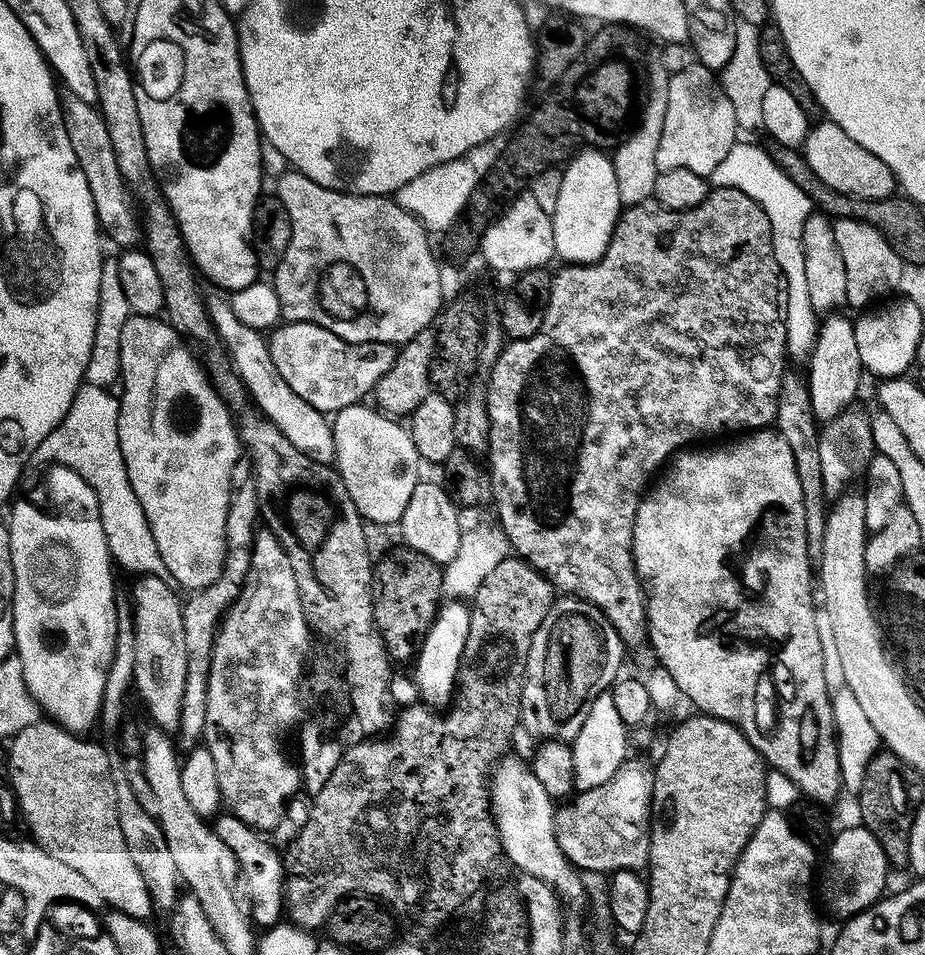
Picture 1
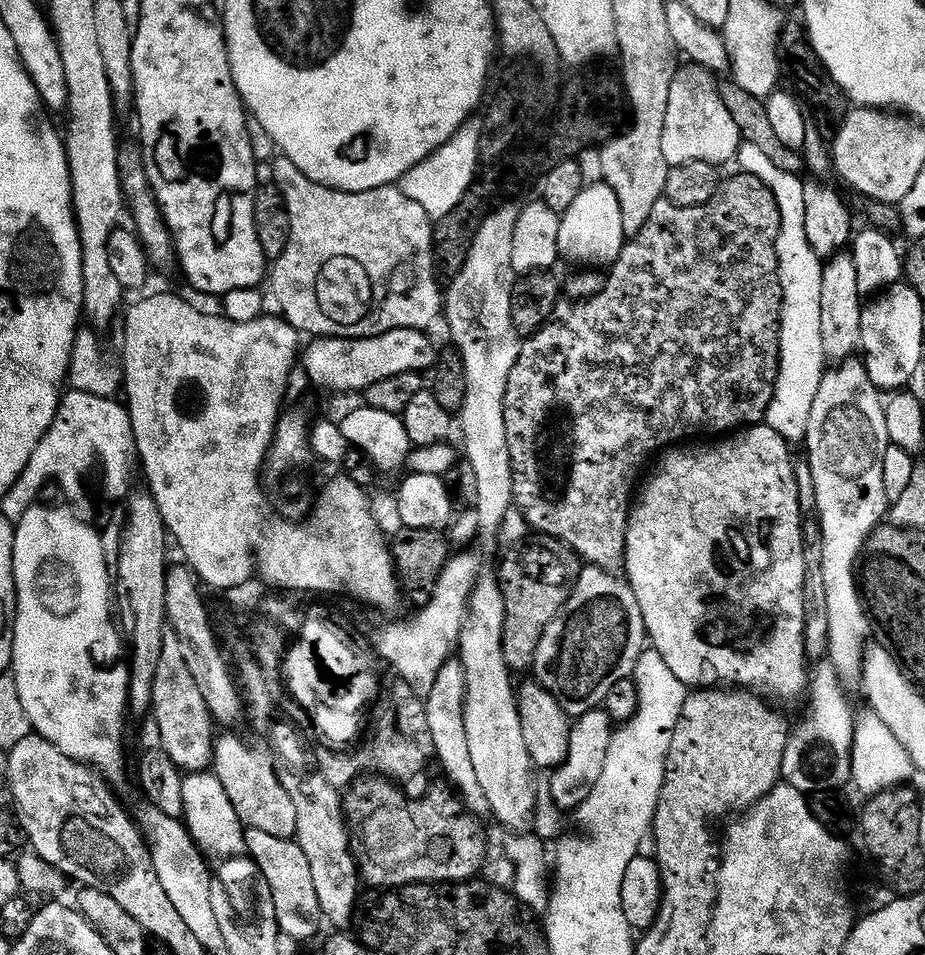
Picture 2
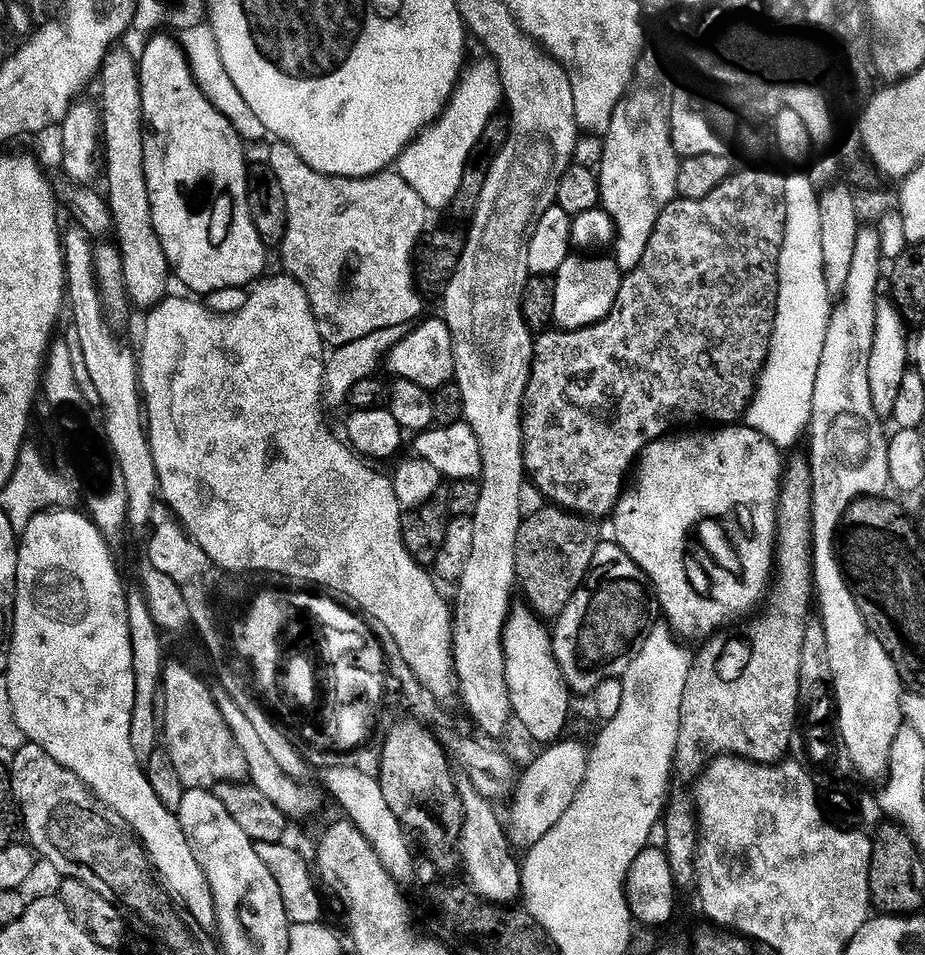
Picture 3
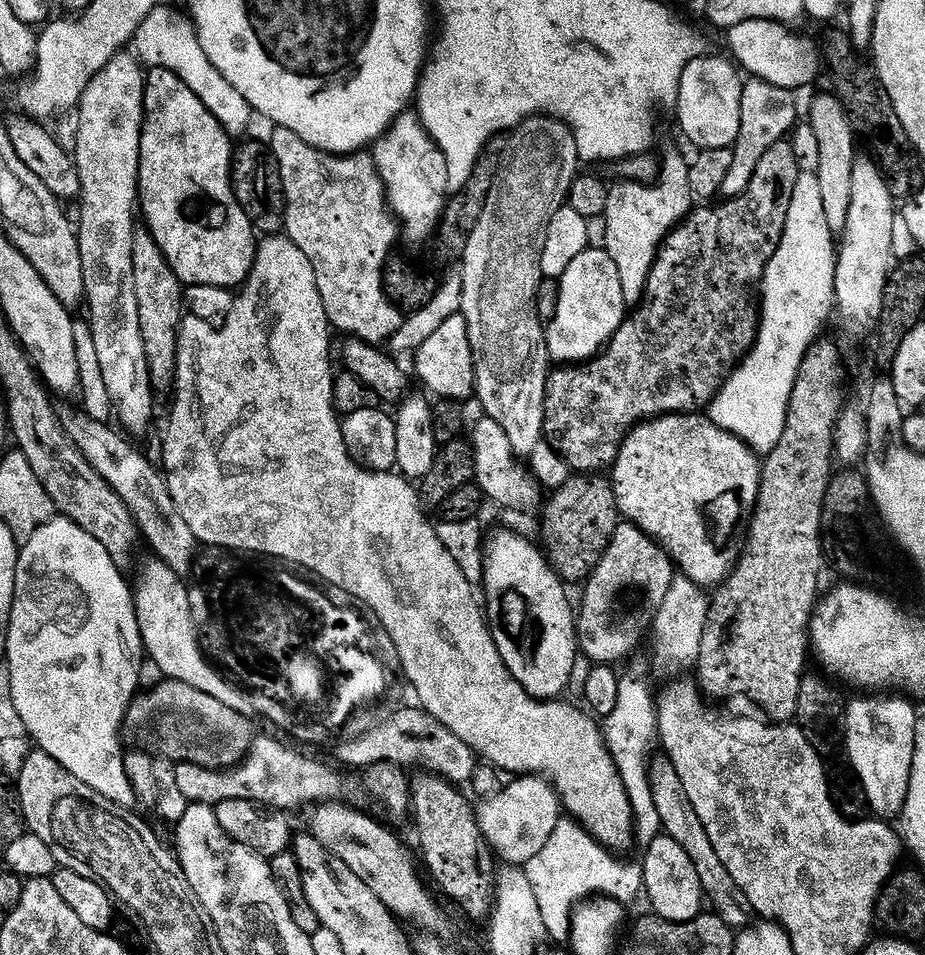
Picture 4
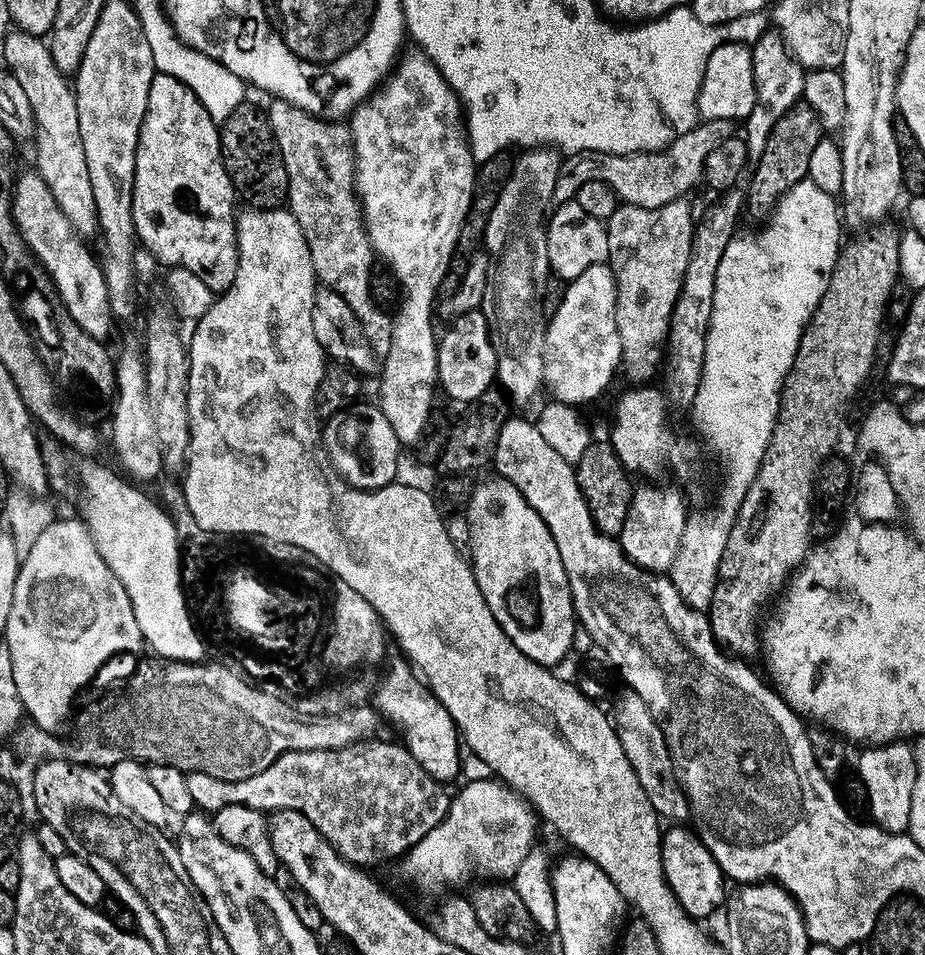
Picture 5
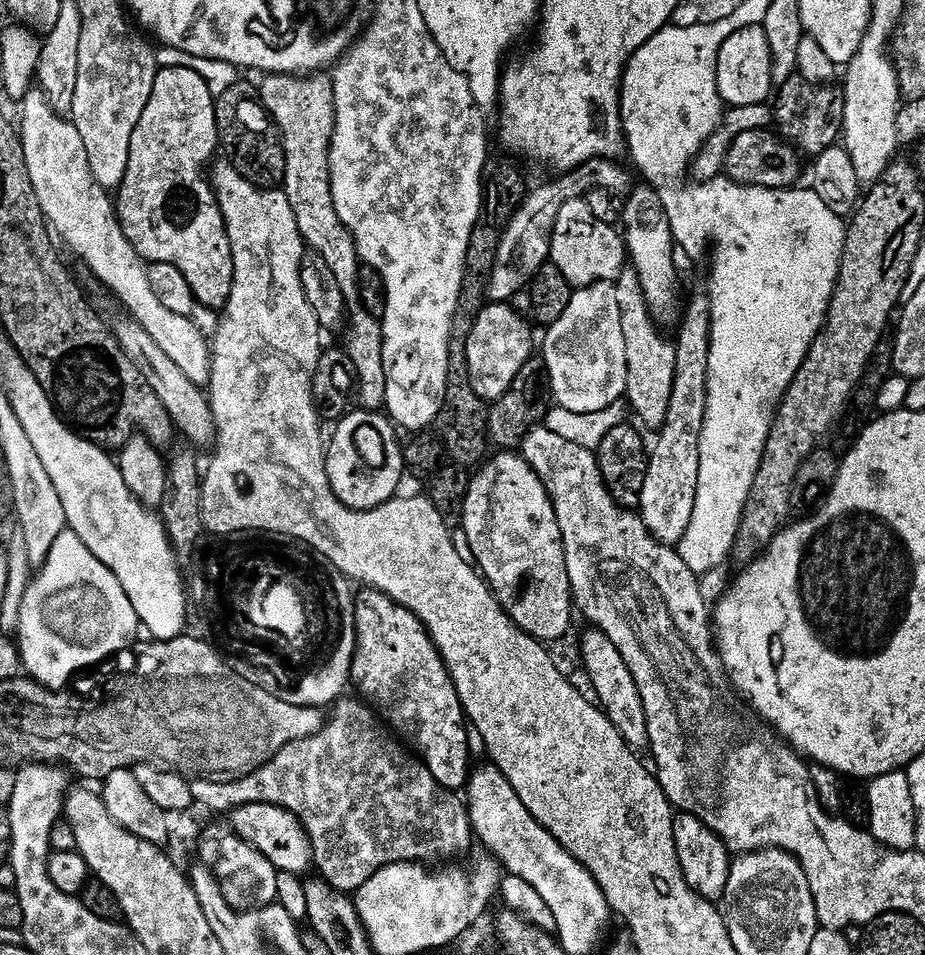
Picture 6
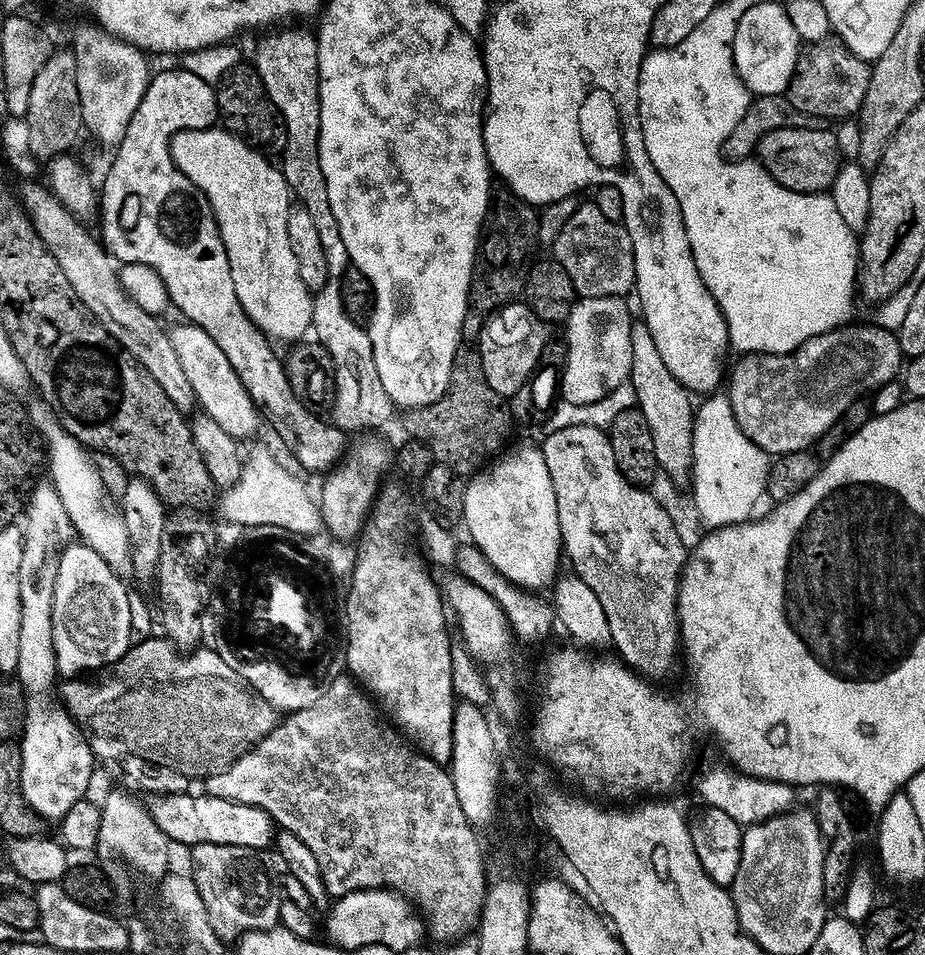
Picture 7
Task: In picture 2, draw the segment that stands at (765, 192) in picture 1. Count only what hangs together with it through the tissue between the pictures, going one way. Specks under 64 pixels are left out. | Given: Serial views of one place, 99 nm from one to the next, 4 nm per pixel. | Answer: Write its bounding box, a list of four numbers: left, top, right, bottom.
[735,141,826,442]

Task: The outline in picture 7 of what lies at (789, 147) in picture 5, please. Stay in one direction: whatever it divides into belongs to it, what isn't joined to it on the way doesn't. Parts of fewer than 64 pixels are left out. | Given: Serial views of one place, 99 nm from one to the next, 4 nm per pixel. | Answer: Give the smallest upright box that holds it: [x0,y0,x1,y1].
[786,38,871,120]

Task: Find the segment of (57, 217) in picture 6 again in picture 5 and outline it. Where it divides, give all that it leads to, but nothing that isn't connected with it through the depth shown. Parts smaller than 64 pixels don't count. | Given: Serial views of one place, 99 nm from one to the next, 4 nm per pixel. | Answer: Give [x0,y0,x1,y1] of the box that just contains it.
[5,30,97,238]

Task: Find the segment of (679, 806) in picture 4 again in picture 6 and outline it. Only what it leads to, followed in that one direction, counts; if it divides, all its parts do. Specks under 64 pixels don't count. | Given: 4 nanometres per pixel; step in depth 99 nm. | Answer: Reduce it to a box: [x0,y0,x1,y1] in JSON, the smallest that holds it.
[580,626,648,750]

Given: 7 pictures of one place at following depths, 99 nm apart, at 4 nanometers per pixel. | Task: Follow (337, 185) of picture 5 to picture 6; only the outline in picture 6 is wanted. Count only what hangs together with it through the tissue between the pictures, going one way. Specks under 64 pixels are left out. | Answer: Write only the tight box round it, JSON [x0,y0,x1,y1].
[258,72,386,410]

